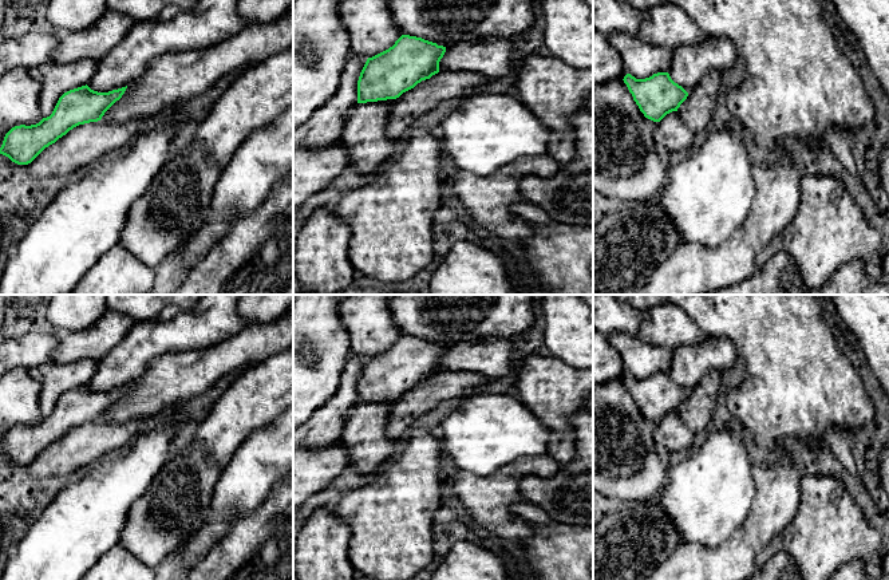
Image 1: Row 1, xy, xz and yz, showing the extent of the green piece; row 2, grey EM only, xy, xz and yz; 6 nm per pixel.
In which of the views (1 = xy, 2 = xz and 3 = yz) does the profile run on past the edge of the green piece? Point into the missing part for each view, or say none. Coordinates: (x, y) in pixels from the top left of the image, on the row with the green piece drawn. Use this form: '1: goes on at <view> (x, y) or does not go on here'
1: does not go on here
2: does not go on here
3: does not go on here

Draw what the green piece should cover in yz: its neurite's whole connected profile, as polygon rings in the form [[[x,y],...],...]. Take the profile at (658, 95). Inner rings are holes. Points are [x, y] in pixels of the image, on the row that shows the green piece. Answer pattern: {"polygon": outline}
{"polygon": [[[657,72],[645,79],[636,79],[627,74],[623,80],[640,111],[653,122],[660,122],[667,114],[677,111],[688,96],[688,92],[675,83],[668,72]]]}

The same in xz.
{"polygon": [[[402,35],[392,47],[368,58],[357,80],[357,103],[396,99],[439,72],[446,47]]]}

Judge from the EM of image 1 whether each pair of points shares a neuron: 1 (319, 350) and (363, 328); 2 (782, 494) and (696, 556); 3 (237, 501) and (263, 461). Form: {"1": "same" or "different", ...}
{"1": "different", "2": "same", "3": "same"}

